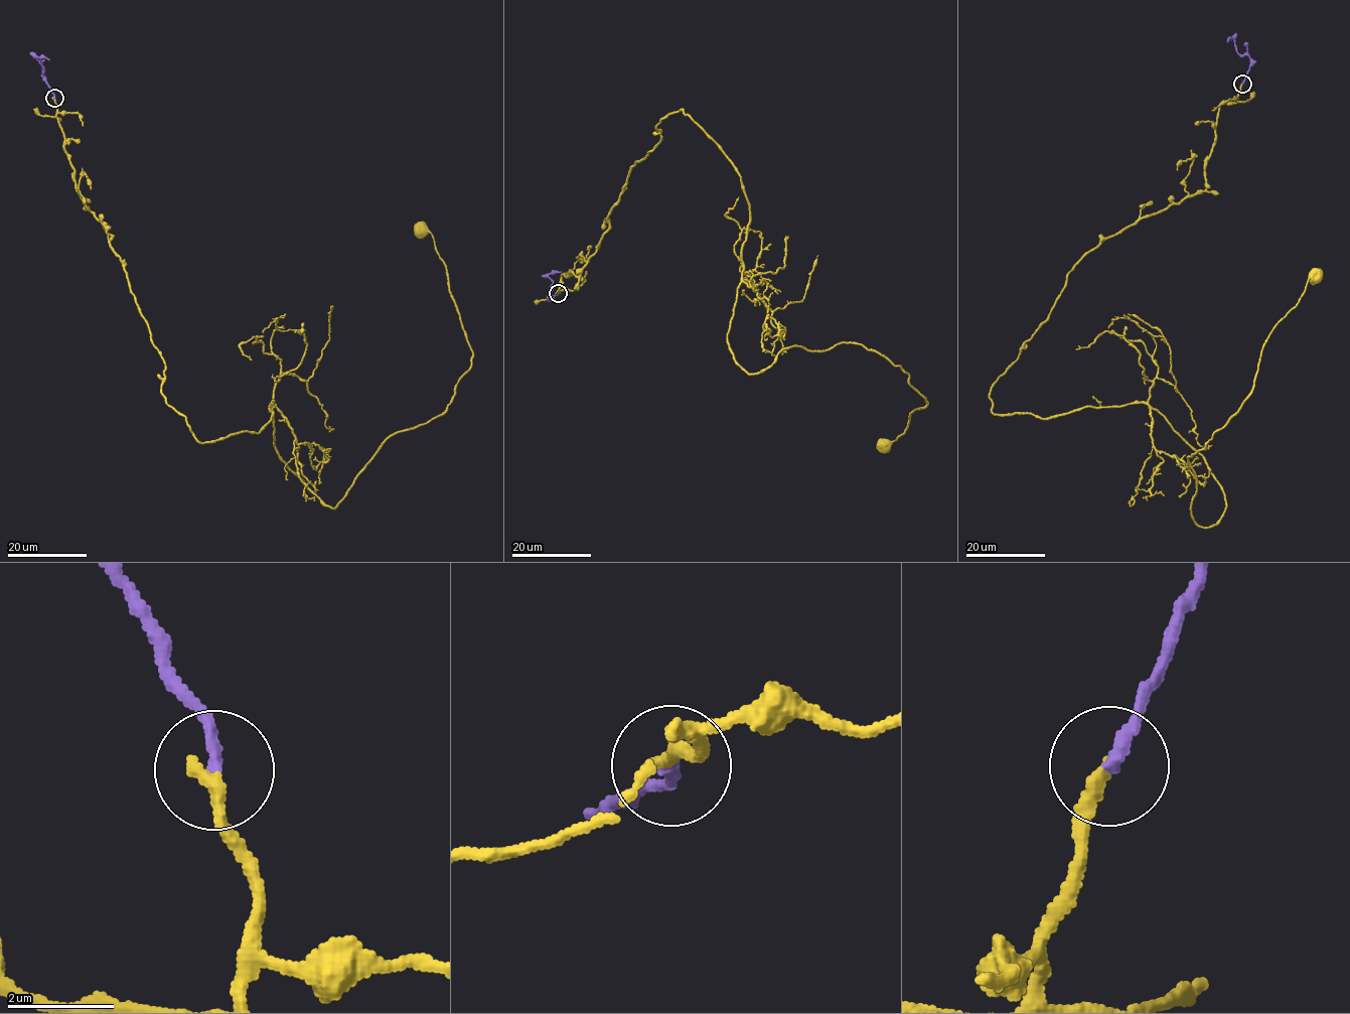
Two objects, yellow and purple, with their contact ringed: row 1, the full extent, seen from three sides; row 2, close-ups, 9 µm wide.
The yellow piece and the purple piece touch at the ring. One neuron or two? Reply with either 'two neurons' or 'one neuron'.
one neuron

